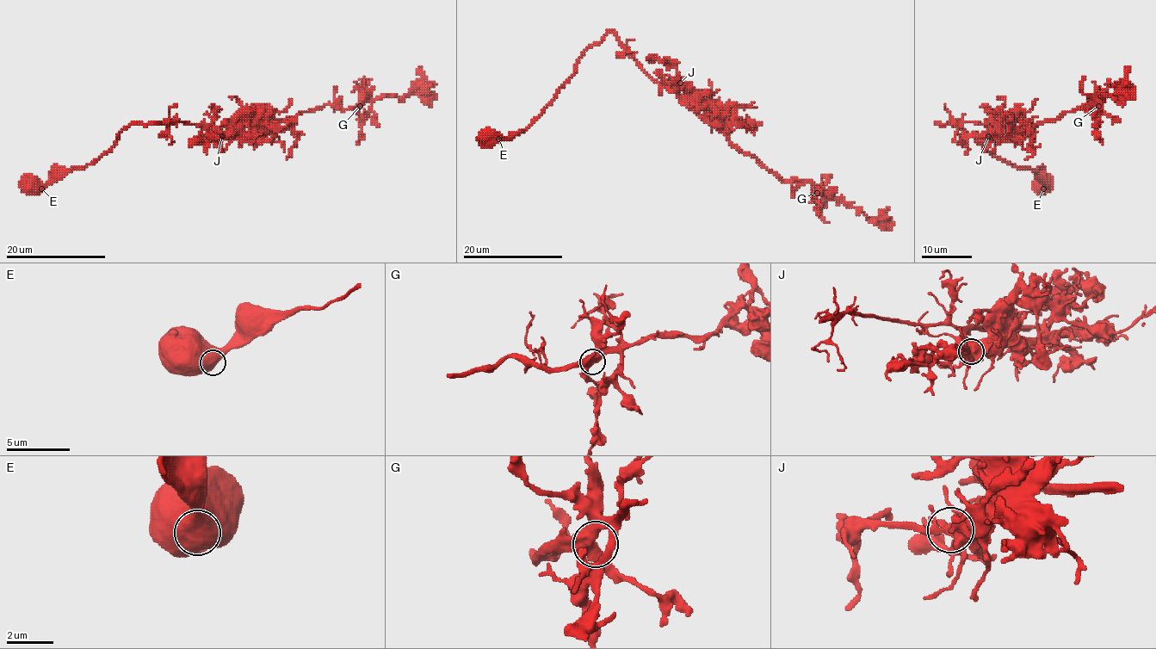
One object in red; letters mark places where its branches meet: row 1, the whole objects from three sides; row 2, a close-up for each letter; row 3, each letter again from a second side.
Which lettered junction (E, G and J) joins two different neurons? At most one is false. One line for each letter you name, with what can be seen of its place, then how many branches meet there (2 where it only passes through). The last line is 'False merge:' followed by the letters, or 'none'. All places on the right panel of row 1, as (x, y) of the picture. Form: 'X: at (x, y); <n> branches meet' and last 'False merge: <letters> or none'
False merge: none

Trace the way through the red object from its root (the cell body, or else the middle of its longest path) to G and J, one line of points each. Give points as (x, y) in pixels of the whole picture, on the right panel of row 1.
G: (1039, 183), (1032, 169), (993, 156), (950, 122), (936, 122), (1035, 126), (1085, 105), (1085, 108), (1098, 106)
J: (1039, 183), (1032, 169), (1014, 167), (993, 156), (950, 122), (936, 122), (984, 124), (994, 130), (988, 136)

